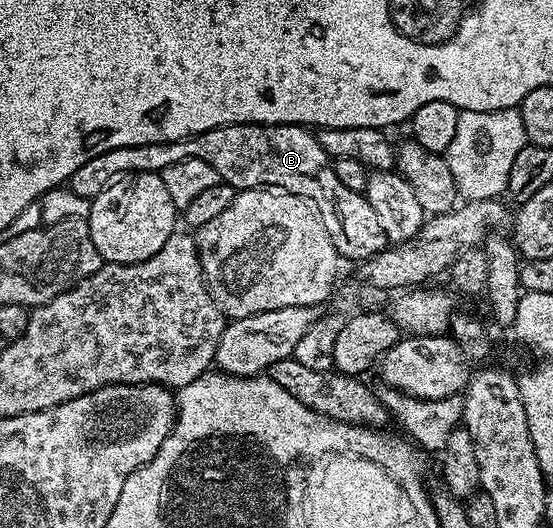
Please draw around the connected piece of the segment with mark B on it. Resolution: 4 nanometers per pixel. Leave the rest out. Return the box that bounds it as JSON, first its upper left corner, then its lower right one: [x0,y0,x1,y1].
[67,124,387,262]

